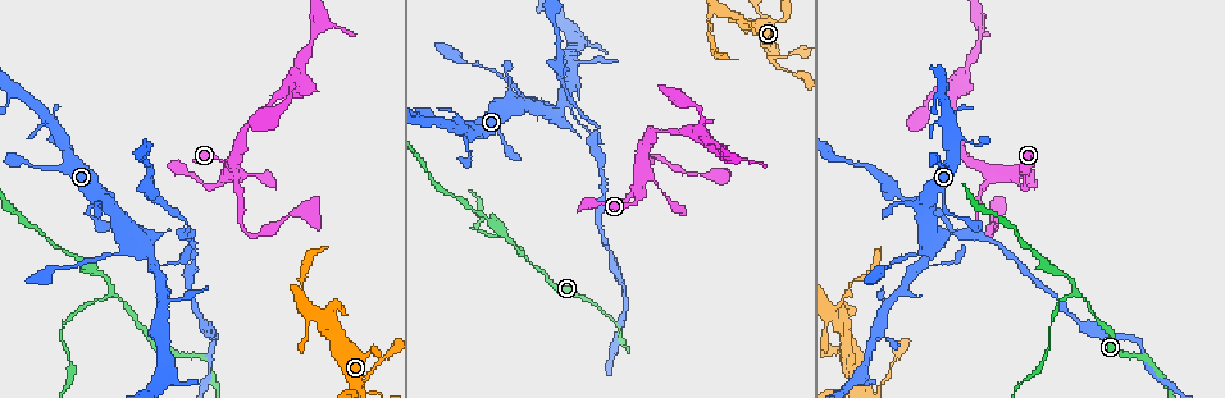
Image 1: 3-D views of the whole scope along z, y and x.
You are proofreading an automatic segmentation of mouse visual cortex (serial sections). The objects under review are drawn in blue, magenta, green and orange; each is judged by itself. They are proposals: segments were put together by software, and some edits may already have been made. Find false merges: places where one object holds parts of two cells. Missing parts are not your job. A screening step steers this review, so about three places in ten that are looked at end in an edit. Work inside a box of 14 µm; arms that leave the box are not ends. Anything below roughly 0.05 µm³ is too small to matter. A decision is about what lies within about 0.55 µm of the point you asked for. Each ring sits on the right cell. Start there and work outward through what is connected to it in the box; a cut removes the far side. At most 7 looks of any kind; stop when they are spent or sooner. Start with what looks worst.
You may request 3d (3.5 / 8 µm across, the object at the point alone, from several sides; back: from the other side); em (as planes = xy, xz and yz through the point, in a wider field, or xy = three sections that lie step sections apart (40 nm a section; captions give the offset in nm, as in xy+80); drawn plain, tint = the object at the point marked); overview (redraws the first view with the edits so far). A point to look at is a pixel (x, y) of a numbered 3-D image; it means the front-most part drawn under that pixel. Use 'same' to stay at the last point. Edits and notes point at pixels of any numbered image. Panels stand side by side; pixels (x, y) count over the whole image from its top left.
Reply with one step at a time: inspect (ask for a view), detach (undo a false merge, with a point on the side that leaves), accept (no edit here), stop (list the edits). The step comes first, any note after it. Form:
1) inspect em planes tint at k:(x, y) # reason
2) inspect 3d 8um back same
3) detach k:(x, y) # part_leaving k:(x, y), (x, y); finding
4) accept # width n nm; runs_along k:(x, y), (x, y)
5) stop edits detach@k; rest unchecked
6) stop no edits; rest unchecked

inspect 3d 3.5um at 1:(772, 60) # sharp bend

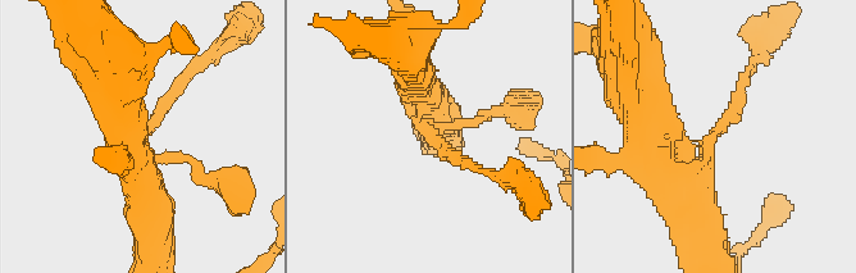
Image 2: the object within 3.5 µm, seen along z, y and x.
inspect em xy step 2 tint at 2:(430, 132) # arms 3; arm_widths 100, 150, 400 nm

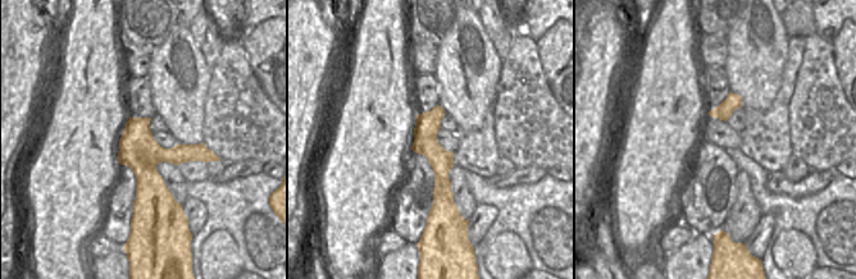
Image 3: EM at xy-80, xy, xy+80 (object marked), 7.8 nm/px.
inspect em xy step 3 tint same # another direction

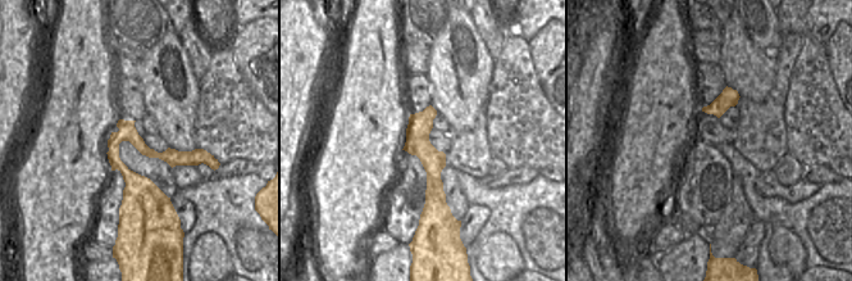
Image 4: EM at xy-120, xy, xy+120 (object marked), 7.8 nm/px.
accept # runs_along 4:(429, 109), (422, 148), (433, 207); all the same cell

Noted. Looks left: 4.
inspect 3d 3.5um at 1:(707, 23) # thin neck

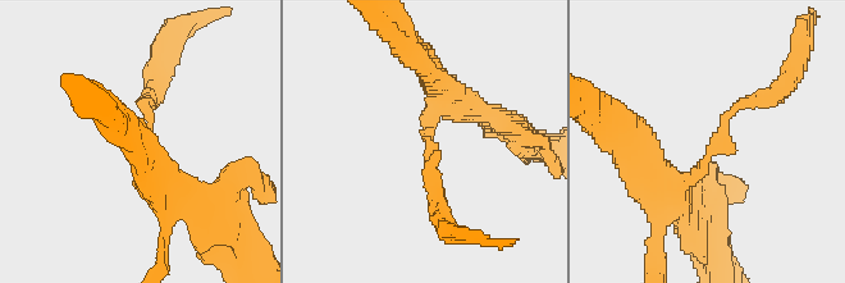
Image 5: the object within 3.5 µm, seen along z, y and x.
inspect em xy step 2 tint at 5:(426, 139) # arm_widths 150, 400 nm

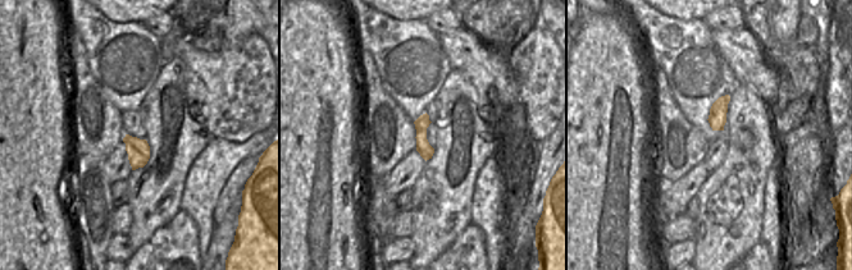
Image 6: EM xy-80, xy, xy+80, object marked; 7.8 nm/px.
accept # runs_along 6:(426, 118), (422, 145), (428, 155); all the same cell

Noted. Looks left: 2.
inspect 3d 8um at 1:(1076, 293) # arms part here

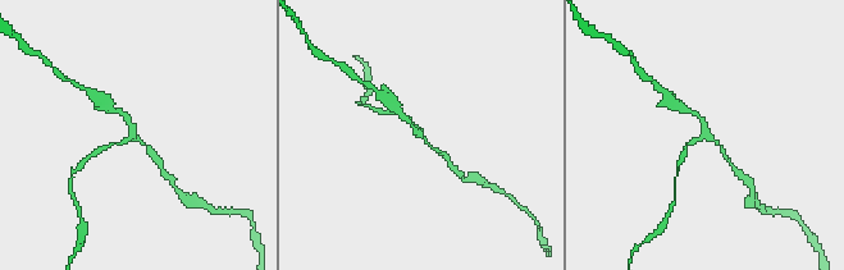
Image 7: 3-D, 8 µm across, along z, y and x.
inspect em xy step 2 tint at 7:(417, 136) # arms 3; arm_widths 100, 150, 150 nm

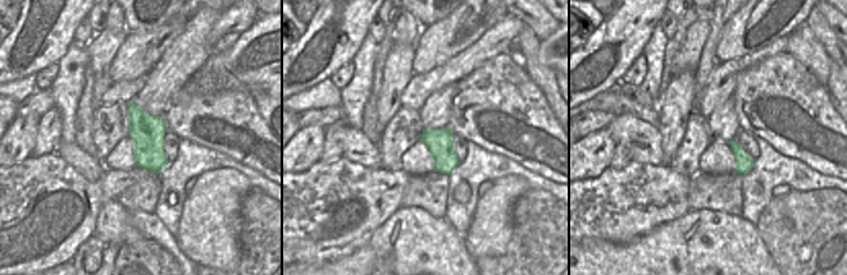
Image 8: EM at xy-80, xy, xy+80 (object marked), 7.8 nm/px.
accept # continuous, no second cell

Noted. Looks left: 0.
stop no edits; rest unchecked

